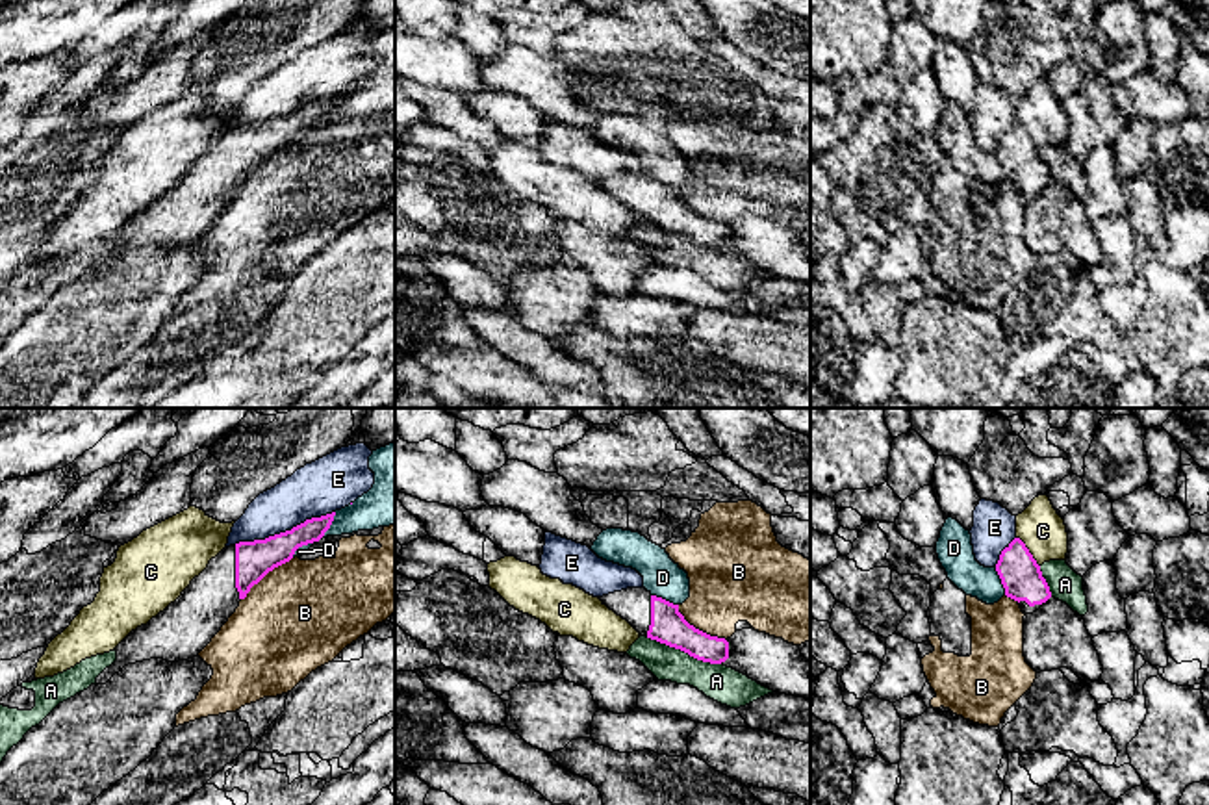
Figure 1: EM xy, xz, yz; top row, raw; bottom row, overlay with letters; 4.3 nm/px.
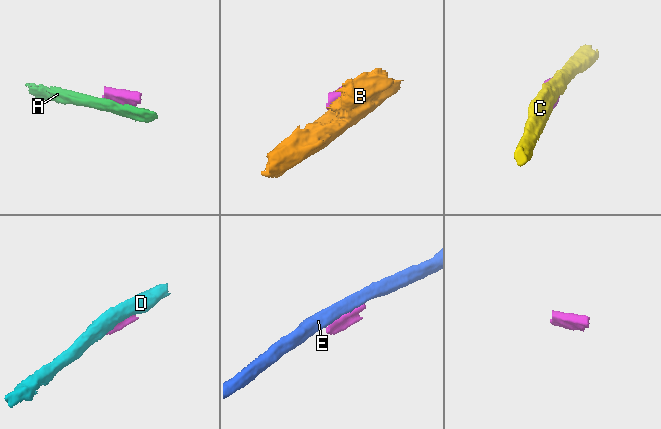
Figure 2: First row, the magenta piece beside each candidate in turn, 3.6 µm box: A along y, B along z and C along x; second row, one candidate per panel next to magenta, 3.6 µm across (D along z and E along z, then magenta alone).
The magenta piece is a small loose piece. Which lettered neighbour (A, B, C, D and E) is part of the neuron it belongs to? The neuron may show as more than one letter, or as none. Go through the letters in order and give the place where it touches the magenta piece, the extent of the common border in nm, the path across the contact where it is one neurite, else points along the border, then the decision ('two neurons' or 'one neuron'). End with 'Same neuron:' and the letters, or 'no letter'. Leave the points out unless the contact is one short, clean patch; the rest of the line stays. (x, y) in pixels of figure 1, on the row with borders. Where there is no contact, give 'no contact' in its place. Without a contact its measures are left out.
A: meets magenta in xz at (683, 650); contact 340 nm long; two neurons
B: meets magenta in xz at (698, 629); contact 260 nm long; border along xz (677, 605), (677, 611), (690, 624), (725, 640); two neurons
C: meets magenta in yz at (1028, 551); contact 170 nm long; two neurons
D: meets magenta in xy at (330, 523); contact 140 nm long; two neurons
E: meets magenta in xy at (286, 531); contact 460 nm long; two neurons
Same neuron: no letter

